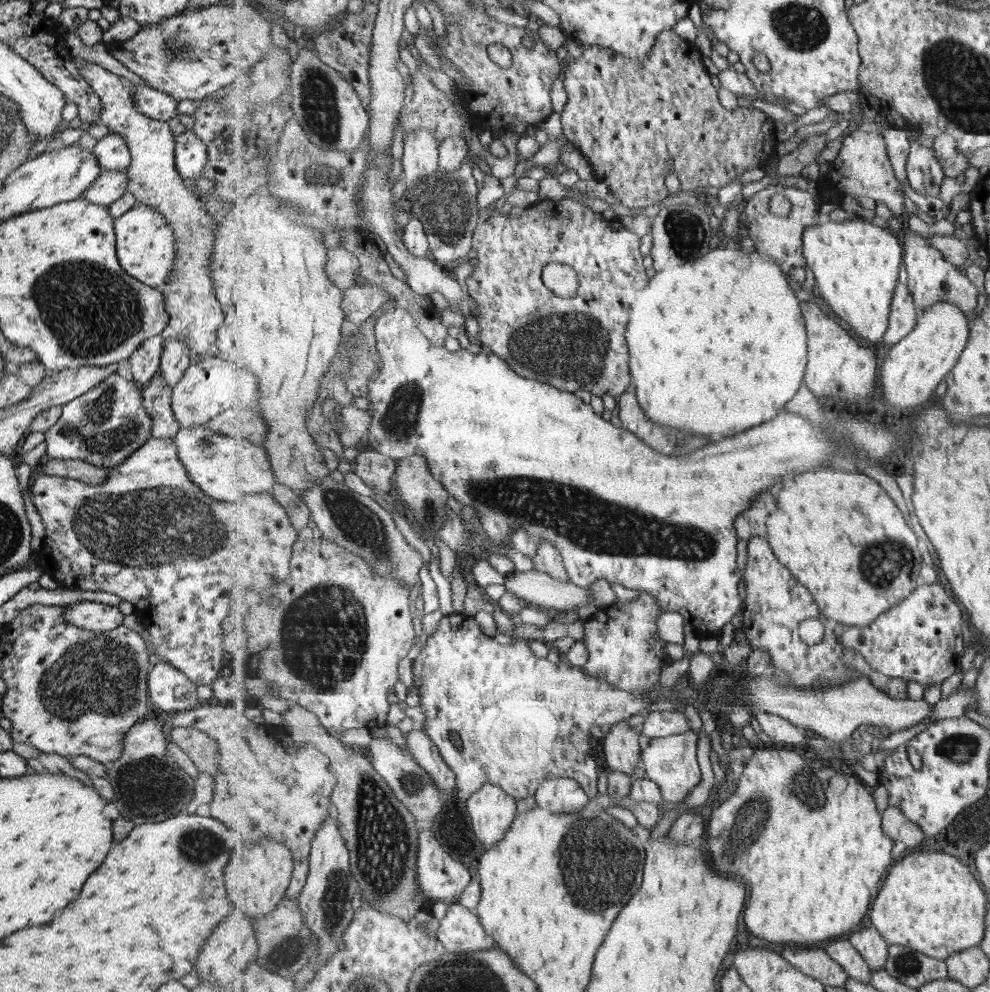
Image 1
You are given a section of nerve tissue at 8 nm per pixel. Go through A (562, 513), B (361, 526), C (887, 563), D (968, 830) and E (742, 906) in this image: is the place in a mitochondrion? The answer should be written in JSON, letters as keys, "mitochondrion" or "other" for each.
{"A":"mitochondrion","B":"mitochondrion","C":"mitochondrion","D":"other","E":"other"}

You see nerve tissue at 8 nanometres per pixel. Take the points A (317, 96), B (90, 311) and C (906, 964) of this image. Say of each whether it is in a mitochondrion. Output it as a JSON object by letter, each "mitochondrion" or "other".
{"A":"mitochondrion","B":"mitochondrion","C":"mitochondrion"}

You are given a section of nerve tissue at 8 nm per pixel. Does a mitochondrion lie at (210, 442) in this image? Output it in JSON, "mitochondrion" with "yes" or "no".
{"mitochondrion":"yes"}

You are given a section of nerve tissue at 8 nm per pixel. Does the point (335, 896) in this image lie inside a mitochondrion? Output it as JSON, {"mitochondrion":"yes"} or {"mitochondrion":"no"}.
{"mitochondrion":"yes"}

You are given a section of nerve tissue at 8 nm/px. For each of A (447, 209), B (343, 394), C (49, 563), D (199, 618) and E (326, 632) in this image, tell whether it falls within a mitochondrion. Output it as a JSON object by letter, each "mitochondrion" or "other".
{"A":"mitochondrion","B":"other","C":"other","D":"other","E":"mitochondrion"}

